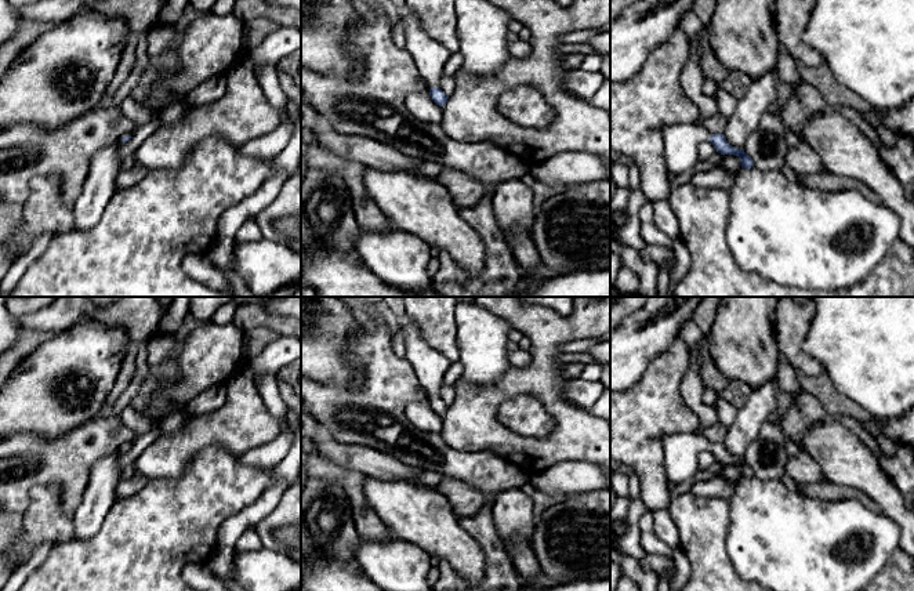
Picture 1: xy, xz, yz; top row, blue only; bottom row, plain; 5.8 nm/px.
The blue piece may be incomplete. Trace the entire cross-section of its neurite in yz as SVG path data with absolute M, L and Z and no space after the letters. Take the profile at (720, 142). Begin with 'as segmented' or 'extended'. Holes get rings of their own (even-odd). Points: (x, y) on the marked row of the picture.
extended; M699 123L671 124L661 128L665 152L665 166L670 173L679 175L693 170L699 163L699 145L710 141L718 153L735 155L740 159L741 168L754 167L744 149L728 144L723 134L711 135Z

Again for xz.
extended; M406 4L402 8L406 26L406 51L413 57L418 72L429 84L429 97L440 108L449 97L438 87L451 52L422 29L417 14Z

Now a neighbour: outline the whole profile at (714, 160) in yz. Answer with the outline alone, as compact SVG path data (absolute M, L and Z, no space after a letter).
M718 152L712 153L706 162L700 162L693 170L677 175L671 181L671 191L682 184L690 182L690 178L694 173L700 170L712 170L718 167L721 162L722 162L722 155Z

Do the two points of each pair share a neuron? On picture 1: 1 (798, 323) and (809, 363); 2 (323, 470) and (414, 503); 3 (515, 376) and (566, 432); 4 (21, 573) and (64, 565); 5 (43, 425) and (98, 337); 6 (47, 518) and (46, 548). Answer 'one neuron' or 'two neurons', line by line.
1: one neuron
2: two neurons
3: one neuron
4: two neurons
5: one neuron
6: two neurons

